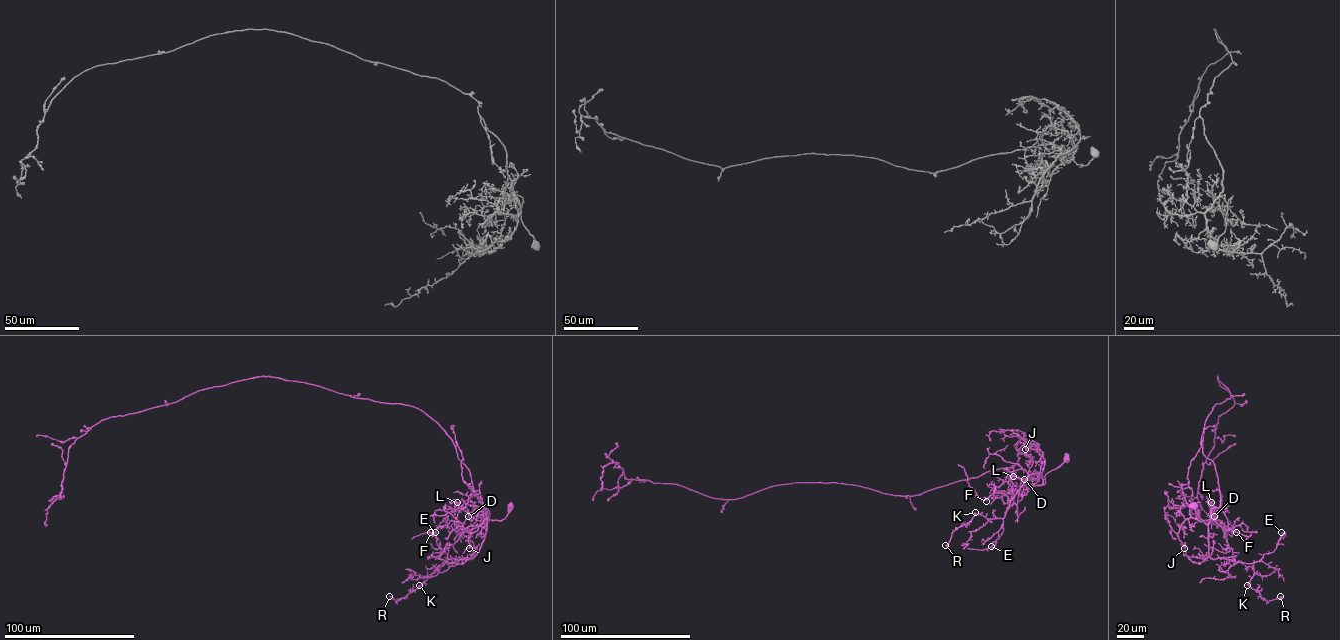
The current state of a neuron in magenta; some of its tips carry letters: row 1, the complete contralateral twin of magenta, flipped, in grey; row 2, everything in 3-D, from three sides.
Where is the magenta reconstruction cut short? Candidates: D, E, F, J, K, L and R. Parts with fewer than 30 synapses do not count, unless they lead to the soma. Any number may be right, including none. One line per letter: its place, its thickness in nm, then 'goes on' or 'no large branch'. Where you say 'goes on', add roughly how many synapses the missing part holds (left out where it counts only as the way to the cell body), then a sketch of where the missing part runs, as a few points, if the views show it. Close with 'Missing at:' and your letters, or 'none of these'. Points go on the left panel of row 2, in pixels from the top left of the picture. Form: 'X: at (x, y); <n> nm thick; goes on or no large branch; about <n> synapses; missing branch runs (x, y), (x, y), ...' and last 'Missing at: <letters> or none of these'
D: at (468, 516); 100 nm thick; no large branch
E: at (435, 532); 120 nm thick; no large branch
F: at (430, 532); 140 nm thick; no large branch
J: at (469, 548); 180 nm thick; no large branch
K: at (419, 585); 140 nm thick; no large branch
L: at (457, 502); 150 nm thick; no large branch
R: at (389, 596); 160 nm thick; no large branch
Missing at: none of these

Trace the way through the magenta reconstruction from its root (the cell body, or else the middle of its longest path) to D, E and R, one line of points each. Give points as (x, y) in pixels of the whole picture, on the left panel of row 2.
D: (510, 507), (501, 520), (489, 519), (487, 508), (484, 520), (470, 521), (468, 516)
E: (510, 507), (501, 520), (489, 519), (486, 508), (485, 537), (471, 559), (448, 563), (435, 532)
R: (510, 507), (501, 520), (489, 519), (486, 508), (485, 537), (473, 558), (445, 563), (396, 602), (389, 596)

